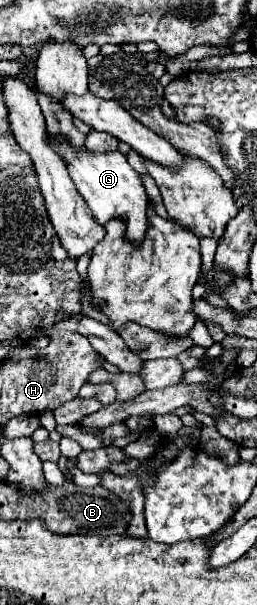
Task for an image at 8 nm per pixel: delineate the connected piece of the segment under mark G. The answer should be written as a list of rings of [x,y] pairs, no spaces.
[[[47,133],[49,145],[55,149],[55,153],[65,161],[67,171],[87,203],[91,217],[99,221],[99,225],[105,225],[111,217],[123,217],[127,221],[127,239],[137,243],[145,237],[147,227],[147,205],[149,197],[145,193],[145,187],[141,183],[139,173],[127,163],[127,157],[119,151],[89,151],[87,147],[75,147],[69,143],[65,135],[53,135]]]

